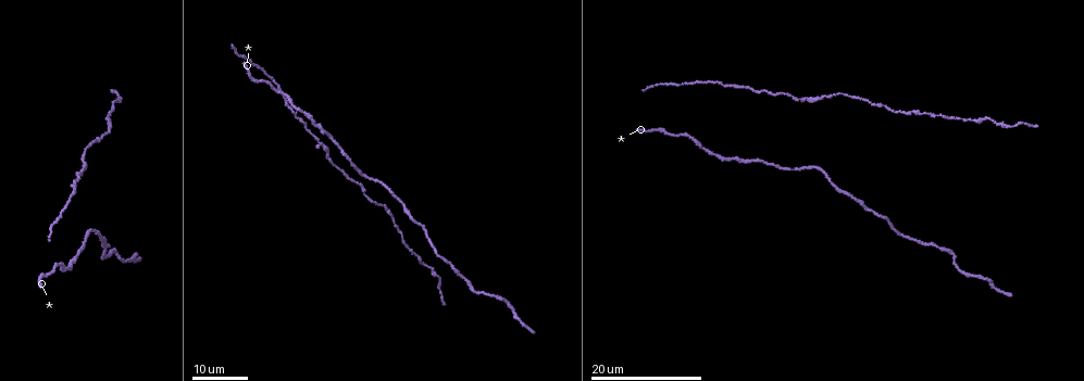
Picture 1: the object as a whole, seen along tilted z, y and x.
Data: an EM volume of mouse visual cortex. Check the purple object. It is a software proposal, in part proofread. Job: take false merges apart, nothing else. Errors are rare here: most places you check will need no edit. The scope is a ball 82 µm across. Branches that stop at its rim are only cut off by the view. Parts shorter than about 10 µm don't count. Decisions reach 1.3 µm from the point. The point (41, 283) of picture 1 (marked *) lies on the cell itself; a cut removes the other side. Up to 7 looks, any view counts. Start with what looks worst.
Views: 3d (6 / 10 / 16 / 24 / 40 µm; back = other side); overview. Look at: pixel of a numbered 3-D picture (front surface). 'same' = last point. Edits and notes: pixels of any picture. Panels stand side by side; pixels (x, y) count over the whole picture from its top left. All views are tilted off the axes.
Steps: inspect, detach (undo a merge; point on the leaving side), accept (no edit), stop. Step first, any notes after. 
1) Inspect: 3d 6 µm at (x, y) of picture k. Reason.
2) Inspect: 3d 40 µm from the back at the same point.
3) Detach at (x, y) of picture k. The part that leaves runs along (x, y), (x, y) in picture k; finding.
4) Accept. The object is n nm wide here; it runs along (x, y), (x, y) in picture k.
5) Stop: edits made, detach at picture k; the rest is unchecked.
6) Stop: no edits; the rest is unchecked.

Inspect: 3d 16 µm at (83, 169) of picture 1. Calibre changes.

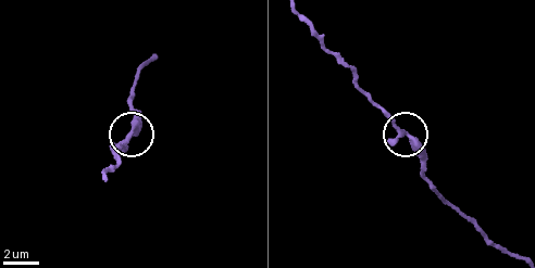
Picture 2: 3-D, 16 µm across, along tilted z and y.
Inspect: 3d 6 µm at (404, 131) of picture 2.

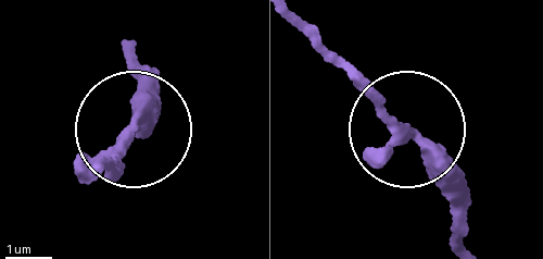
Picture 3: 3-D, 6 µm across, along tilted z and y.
Accept. It runs along (99, 159), (121, 151), (151, 84) in picture 3; continuous, no second cell.

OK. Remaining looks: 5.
Inspect: 3d 16 µm at (114, 101) of picture 1. Sudden change in width.

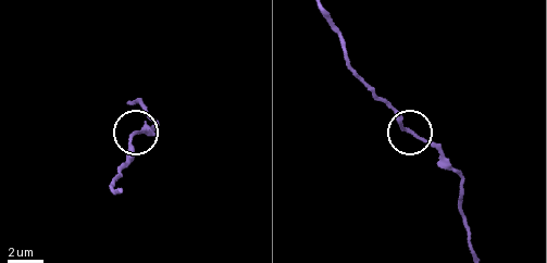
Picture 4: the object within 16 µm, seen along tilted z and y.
Inspect: 3d 10 µm at (403, 127) of picture 4. Closer look.

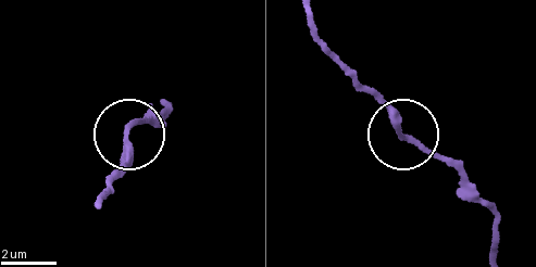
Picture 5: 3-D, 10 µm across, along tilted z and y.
Inspect: 3d 10 µm from the back at (131, 128) of picture 5. From behind.

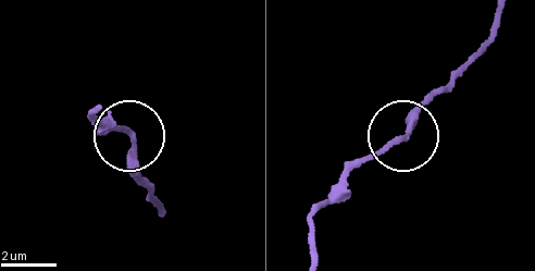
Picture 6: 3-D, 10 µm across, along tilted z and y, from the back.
Accept. It runs along (499, 16), (476, 60), (426, 101), (414, 124), (347, 173) in picture 6; one cell here.

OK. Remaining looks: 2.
Inspect: 3d 24 µm at (801, 168) of picture 1. Sudden change in width.

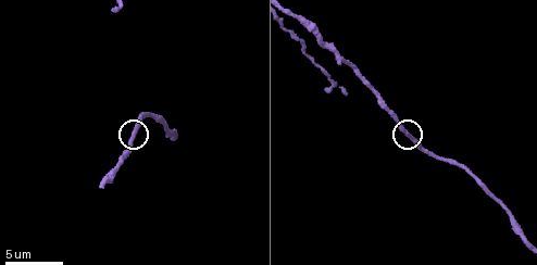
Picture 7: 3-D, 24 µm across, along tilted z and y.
Inspect: 3d 10 µm at (132, 135) of picture 7.

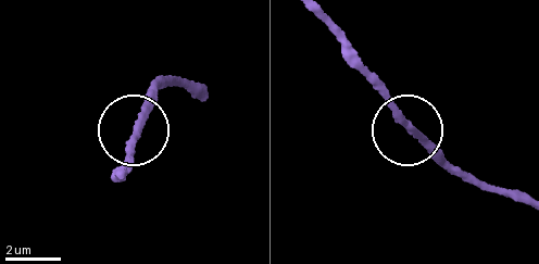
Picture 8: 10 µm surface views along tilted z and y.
Accept. The object is 250 nm wide here; it runs along (116, 173), (157, 92) in picture 8; continuous, no second cell.

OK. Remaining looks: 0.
Stop: no edits; the rest is unchecked.

